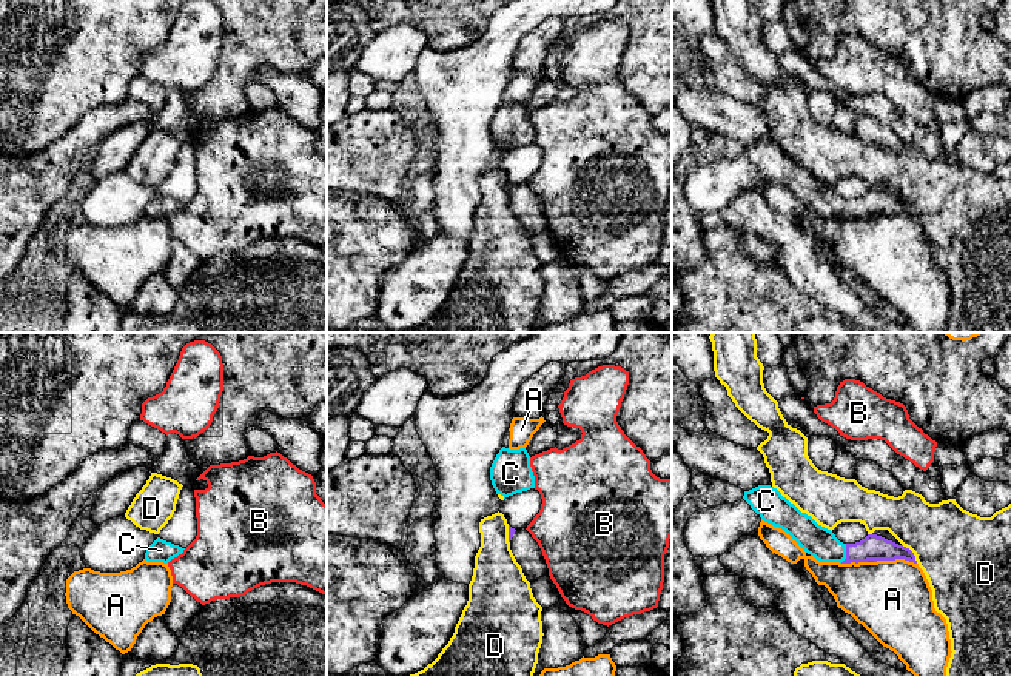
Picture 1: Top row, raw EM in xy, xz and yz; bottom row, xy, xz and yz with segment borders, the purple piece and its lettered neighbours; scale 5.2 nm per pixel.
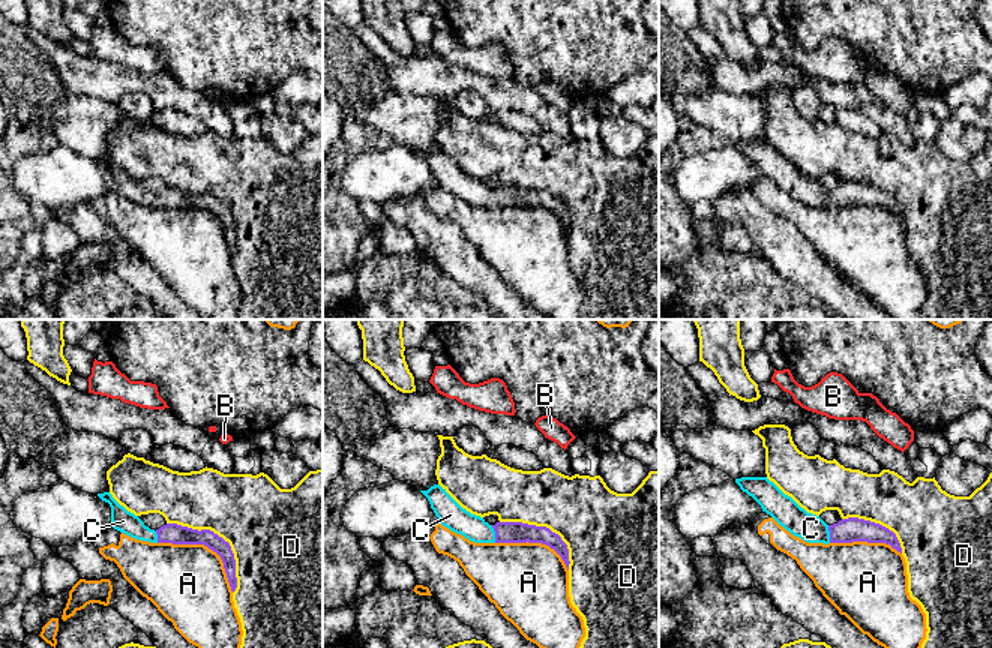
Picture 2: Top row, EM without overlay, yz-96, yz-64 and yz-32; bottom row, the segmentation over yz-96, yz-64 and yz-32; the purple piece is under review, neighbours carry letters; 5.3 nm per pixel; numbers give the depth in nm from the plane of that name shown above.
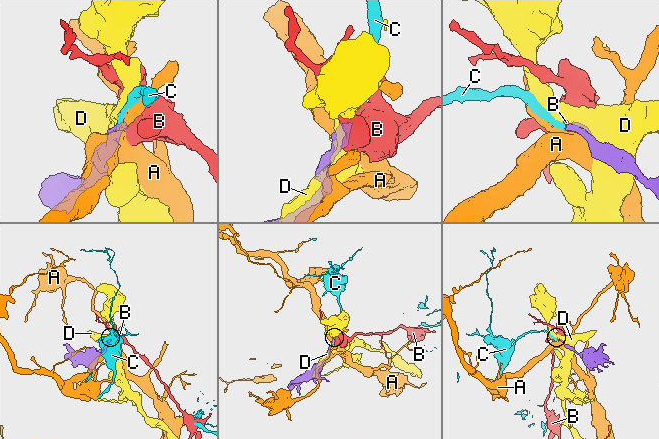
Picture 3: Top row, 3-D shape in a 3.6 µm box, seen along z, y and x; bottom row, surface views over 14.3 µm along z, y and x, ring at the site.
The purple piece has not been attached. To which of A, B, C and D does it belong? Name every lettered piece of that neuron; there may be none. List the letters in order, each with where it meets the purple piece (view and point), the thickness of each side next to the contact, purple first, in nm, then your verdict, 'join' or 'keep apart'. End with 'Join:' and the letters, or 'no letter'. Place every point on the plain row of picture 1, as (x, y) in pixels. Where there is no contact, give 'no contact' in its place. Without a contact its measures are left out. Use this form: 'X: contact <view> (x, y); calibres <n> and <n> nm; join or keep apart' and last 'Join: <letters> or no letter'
A: contact yz (896, 213); calibres 140 and 420 nm; keep apart
B: contact yz (871, 214); calibres 140 and 20 nm; keep apart
C: contact yz (846, 208); calibres 140 and 160 nm; join
D: contact yz (913, 208); calibres 140 and 440 nm; keep apart
Join: C

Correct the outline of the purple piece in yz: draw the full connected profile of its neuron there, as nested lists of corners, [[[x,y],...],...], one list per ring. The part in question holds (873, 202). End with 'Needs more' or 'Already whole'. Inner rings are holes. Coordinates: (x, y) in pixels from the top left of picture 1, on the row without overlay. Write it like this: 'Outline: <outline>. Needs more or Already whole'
Outline: [[[771,140],[744,146],[743,154],[767,179],[784,185],[808,209],[820,217],[868,217],[905,214],[917,219],[914,208],[877,189],[855,199],[843,199],[835,189],[801,168]]]. Needs more

